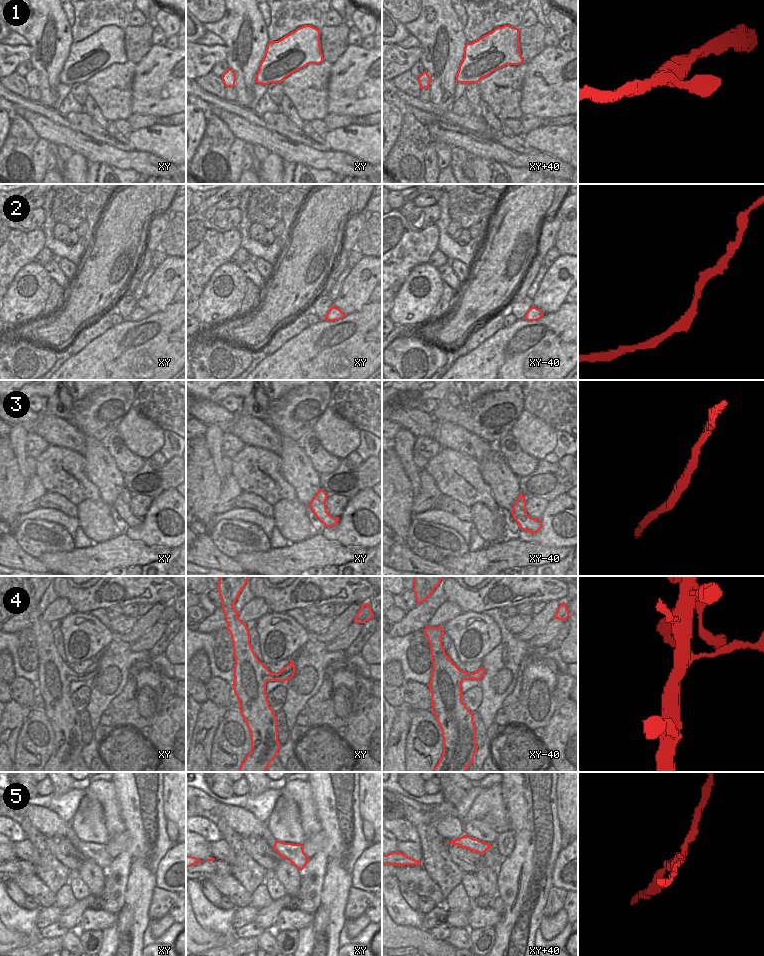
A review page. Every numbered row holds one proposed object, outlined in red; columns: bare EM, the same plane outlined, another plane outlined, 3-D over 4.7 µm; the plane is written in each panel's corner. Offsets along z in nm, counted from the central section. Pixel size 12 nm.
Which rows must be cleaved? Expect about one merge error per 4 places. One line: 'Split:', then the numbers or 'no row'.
Split: 5.

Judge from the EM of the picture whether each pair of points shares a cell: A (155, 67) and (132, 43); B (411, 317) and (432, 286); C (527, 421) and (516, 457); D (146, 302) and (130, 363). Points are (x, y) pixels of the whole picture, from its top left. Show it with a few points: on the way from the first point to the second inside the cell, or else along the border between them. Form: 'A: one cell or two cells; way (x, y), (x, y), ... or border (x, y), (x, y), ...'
A: two cells; border (153, 44), (151, 49), (136, 64)
B: one cell; way (412, 309), (427, 294)
C: two cells; border (511, 432), (519, 446), (537, 460)
D: two cells; border (171, 303), (163, 310), (150, 315)

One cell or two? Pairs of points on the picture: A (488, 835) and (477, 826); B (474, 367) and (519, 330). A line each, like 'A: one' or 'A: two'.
A: one
B: one

